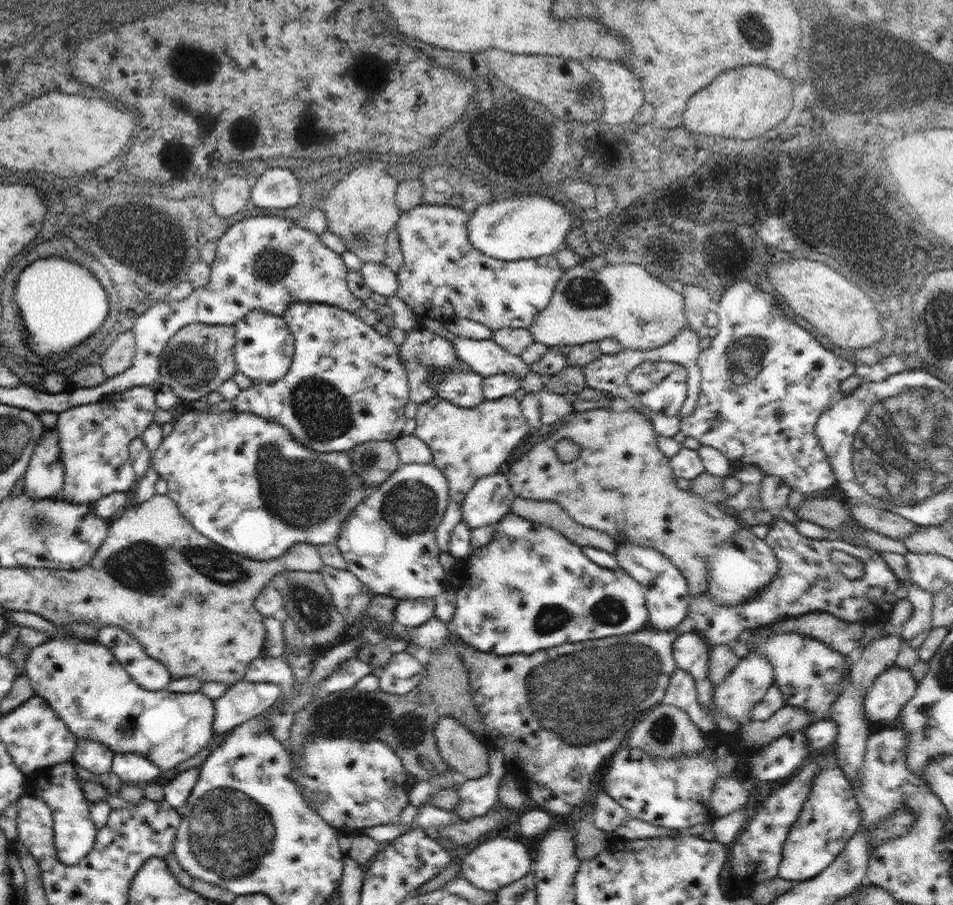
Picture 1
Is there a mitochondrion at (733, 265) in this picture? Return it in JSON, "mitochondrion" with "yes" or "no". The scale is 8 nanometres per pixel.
{"mitochondrion":"no"}

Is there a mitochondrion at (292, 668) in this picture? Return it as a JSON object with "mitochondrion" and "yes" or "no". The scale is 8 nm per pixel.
{"mitochondrion":"no"}

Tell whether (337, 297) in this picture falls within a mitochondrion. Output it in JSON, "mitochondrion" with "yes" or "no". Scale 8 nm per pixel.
{"mitochondrion":"no"}

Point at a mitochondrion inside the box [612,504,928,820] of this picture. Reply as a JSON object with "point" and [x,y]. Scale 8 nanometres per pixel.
{"point":[662,730]}

